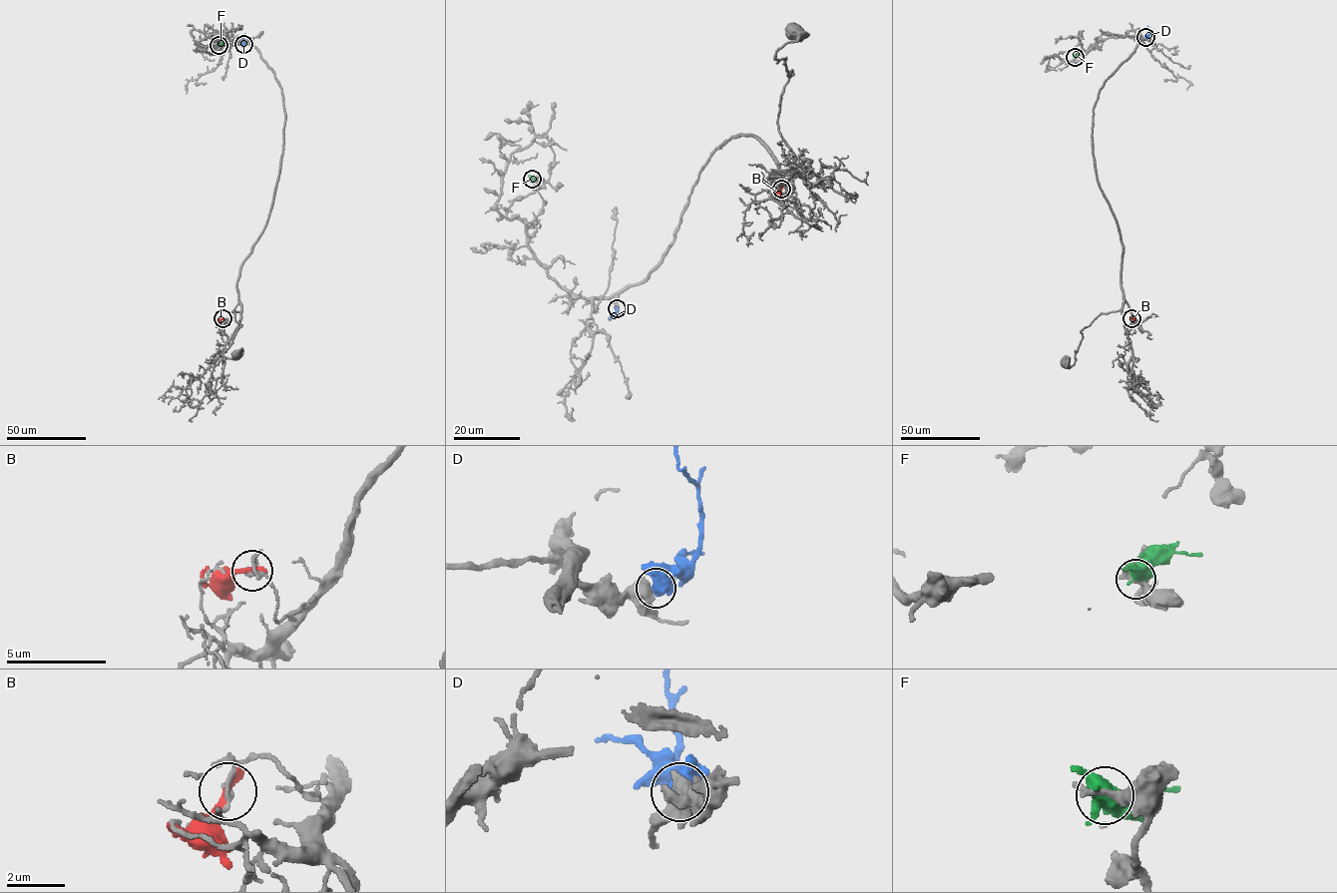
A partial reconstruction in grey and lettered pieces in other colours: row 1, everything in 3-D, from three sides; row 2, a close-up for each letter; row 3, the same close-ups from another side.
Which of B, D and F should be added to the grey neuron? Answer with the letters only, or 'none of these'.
D

